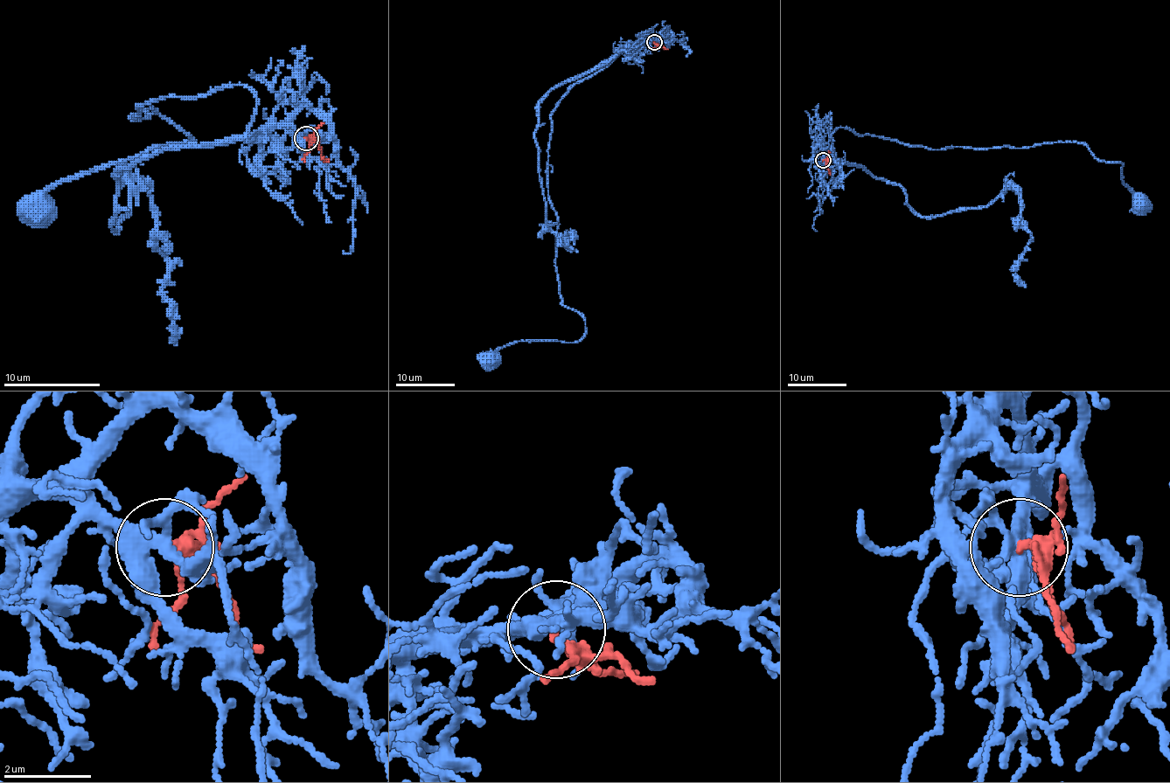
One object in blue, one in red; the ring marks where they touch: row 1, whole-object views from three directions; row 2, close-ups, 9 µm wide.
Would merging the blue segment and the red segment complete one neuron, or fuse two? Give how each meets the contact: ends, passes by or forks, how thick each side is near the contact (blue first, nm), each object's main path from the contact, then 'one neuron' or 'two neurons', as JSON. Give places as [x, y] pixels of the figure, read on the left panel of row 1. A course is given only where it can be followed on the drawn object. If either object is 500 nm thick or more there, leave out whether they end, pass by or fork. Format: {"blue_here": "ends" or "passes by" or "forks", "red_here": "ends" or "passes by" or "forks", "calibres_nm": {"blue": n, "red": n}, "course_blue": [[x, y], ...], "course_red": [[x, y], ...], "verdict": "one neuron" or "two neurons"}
{"blue_here": "forks", "red_here": "passes by", "calibres_nm": {"blue": 320, "red": 240}, "course_blue": [[307, 137], [251, 137], [241, 85], [155, 99], [133, 121], [150, 108], [193, 140], [56, 181], [39, 210]], "course_red": [[307, 137], [329, 162]], "verdict": "one neuron"}

